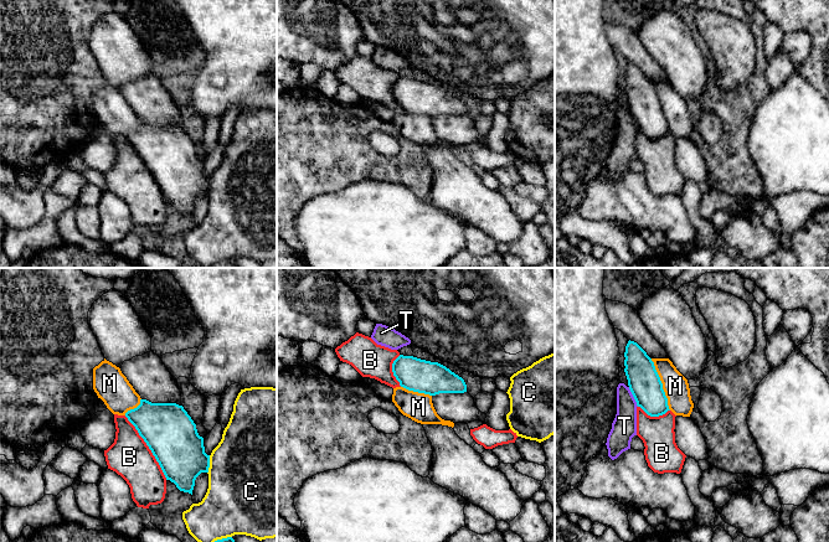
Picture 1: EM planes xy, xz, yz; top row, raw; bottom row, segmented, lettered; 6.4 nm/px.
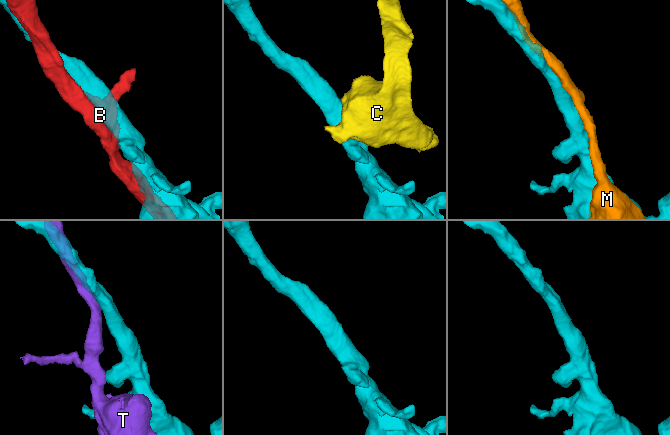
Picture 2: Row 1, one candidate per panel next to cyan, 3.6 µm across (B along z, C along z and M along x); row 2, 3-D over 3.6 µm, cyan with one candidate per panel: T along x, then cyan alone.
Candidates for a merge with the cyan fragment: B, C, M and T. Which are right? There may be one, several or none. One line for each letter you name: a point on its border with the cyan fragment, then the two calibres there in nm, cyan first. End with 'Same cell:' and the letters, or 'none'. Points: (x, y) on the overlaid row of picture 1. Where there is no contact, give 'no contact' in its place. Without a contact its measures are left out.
Same cell: none

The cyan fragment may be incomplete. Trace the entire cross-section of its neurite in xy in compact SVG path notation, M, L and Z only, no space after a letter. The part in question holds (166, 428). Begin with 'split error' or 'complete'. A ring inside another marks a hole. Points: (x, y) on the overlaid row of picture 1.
complete; M140 399L140 404L128 411L125 417L151 450L166 480L174 482L180 491L192 495L196 478L201 473L208 473L210 455L205 453L204 438L199 435L196 424L184 407Z

